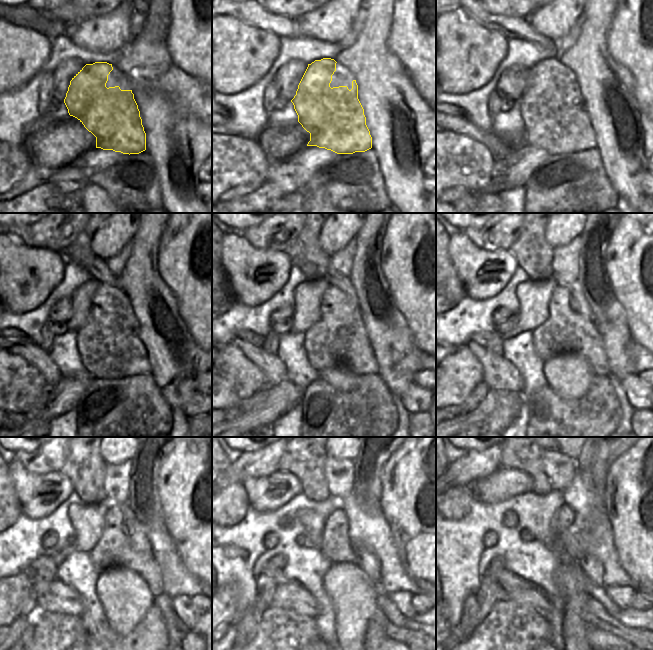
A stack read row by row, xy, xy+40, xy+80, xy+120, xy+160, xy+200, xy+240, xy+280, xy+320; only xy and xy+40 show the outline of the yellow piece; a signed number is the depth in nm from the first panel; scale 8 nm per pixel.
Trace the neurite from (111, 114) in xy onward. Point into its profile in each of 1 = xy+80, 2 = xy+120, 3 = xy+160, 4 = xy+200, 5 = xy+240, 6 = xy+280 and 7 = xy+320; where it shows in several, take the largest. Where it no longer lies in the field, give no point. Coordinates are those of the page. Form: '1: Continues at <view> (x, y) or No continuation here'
1: Continues at xy+80 (556, 120)
2: Continues at xy+120 (109, 345)
3: Continues at xy+160 (338, 338)
4: Continues at xy+200 (563, 331)
5: Continues at xy+240 (113, 549)
6: Continues at xy+280 (336, 547)
7: Continues at xy+320 (592, 567)

